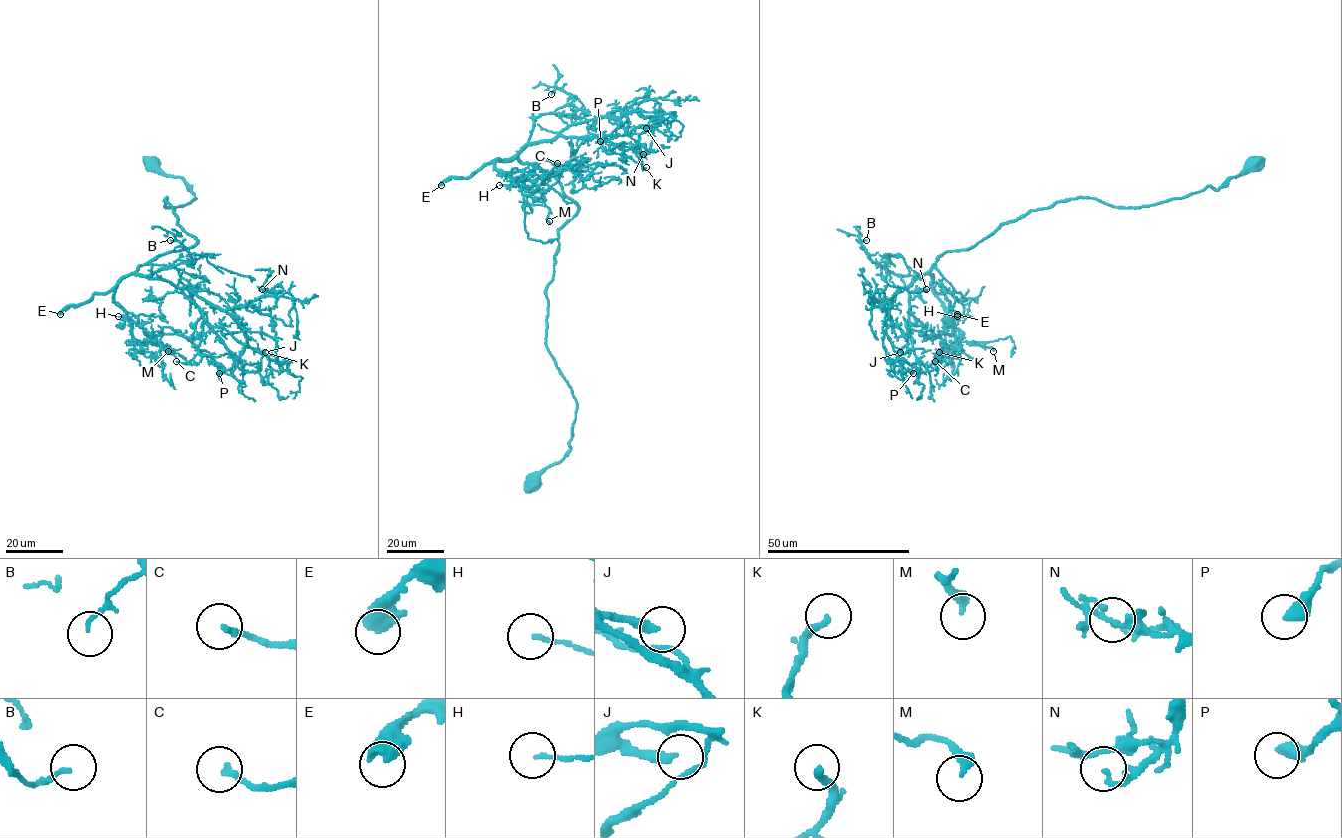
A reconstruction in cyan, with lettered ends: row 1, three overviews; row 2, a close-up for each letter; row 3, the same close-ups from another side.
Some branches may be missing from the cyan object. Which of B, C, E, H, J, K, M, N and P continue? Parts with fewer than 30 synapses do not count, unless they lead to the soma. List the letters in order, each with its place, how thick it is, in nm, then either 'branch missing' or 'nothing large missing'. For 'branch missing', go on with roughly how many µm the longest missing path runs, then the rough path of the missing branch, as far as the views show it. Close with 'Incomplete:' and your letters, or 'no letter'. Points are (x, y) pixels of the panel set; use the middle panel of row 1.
B: place (551, 94); calibre 110 nm; nothing large missing
C: place (557, 163); calibre 180 nm; nothing large missing
E: place (441, 185); calibre 400 nm; branch missing; missing 110 µm
H: place (499, 185); calibre 110 nm; nothing large missing
J: place (646, 128); calibre 300 nm; branch missing; missing 20 µm; course (646, 128), (683, 115)
K: place (646, 167); calibre 280 nm; nothing large missing
M: place (549, 221); calibre 320 nm; nothing large missing
N: place (643, 154); calibre 160 nm; nothing large missing
P: place (600, 141); calibre 480 nm; nothing large missing
Incomplete: E, J

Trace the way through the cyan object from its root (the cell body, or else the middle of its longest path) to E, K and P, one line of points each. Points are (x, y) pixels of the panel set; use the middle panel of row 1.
E: (534, 479), (570, 449), (576, 400), (546, 345), (546, 286), (578, 206), (516, 157), (441, 185)
K: (534, 479), (570, 449), (576, 400), (546, 345), (546, 286), (578, 206), (518, 154), (595, 136), (646, 167)
P: (534, 479), (570, 449), (576, 400), (546, 345), (546, 286), (578, 206), (518, 154), (627, 116), (600, 141)

